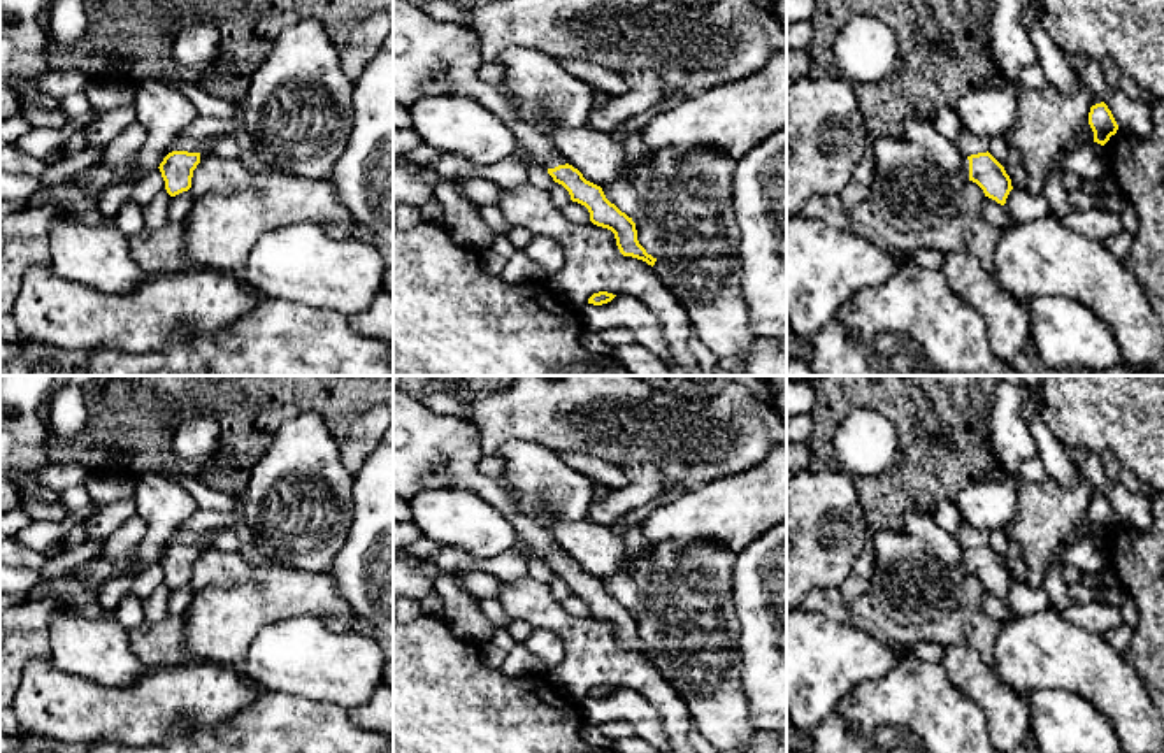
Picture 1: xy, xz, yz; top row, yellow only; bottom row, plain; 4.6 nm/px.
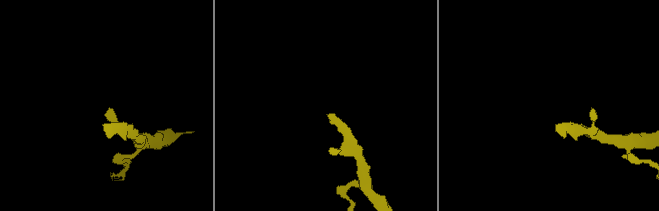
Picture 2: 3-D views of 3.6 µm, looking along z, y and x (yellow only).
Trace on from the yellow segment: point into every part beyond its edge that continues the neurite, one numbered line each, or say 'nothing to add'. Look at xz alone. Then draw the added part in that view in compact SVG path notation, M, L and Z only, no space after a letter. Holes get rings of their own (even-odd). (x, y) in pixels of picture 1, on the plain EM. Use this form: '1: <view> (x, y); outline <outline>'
1: xz (431, 450); outline M393 388L393 495L409 502L425 488L467 488L497 507L520 537L546 563L565 558L567 553L551 535L546 523L530 516L541 509L565 521L585 520L593 502L595 483L590 476L567 465L557 451L535 441L509 439L499 453L507 474L495 479L479 470L481 449L474 427L458 416L437 414L421 400Z

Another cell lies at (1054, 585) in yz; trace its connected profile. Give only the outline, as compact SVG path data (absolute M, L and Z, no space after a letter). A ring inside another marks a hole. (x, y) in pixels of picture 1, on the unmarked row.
M1052 565L1043 579L1041 588L1046 592L1050 607L1066 609L1074 604L1069 597L1067 584L1062 579L1062 567Z

